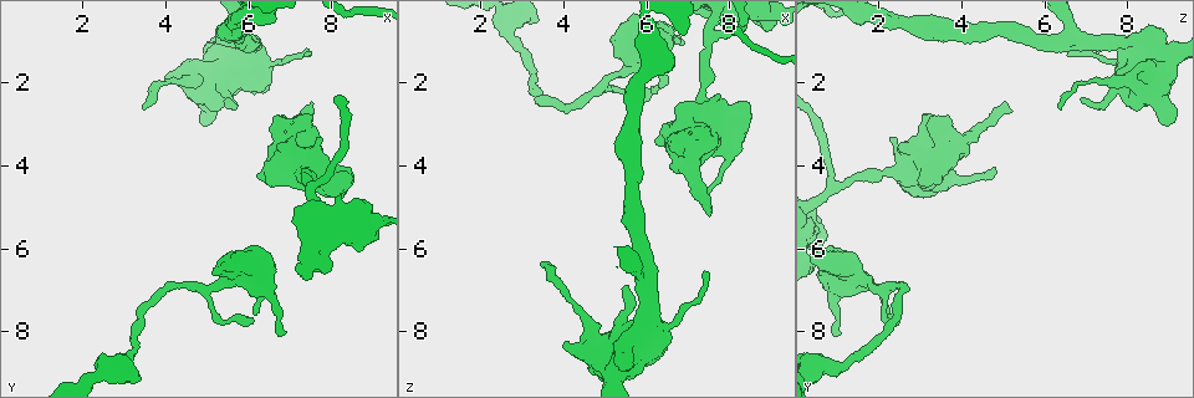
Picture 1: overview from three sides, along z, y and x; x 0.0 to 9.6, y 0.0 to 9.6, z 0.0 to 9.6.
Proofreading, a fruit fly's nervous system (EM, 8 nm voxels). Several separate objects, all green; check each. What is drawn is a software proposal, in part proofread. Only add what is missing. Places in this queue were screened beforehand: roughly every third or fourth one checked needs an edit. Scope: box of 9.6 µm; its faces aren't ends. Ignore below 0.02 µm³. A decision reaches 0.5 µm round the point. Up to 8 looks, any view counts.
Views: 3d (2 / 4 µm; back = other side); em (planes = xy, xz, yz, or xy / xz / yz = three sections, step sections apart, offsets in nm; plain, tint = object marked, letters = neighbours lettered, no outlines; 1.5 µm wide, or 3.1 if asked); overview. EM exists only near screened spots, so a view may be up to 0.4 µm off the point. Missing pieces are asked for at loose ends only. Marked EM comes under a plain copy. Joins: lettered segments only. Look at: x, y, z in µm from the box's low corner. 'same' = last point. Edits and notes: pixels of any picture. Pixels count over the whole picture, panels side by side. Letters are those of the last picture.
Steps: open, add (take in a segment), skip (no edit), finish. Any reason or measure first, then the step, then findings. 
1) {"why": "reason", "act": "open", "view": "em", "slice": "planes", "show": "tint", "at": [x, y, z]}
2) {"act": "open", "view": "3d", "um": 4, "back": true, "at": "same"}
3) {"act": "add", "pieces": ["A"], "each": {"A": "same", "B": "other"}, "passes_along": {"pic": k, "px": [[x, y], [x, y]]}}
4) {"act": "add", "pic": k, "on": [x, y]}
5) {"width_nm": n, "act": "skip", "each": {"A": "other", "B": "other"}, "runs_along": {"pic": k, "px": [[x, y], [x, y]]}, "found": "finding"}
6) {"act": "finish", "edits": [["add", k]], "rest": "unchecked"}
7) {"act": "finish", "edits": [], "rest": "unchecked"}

{"why": "thin end", "act": "open", "view": "3d", "um": 4, "at": [7.40, 1.40, 6.55]}

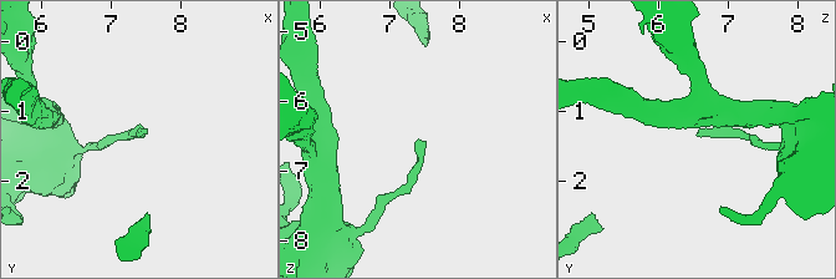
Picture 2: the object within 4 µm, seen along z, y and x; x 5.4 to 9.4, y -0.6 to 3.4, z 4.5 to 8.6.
{"act": "open", "view": "em", "slice": "planes", "show": "tint", "at": [7.40, 1.40, 6.55]}

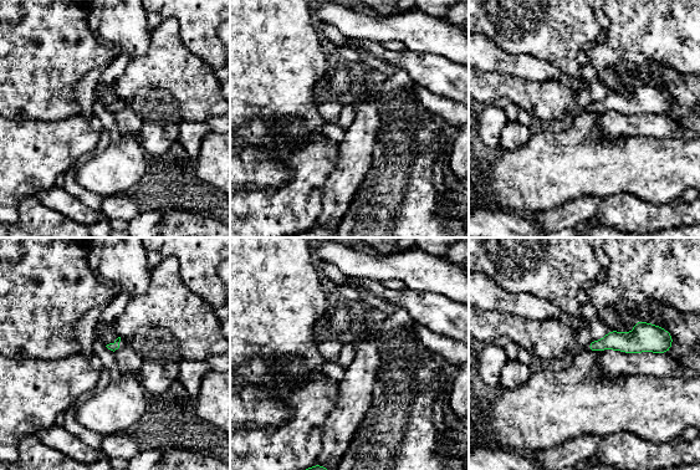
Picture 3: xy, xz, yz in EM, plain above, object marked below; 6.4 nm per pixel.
{"act": "open", "view": "em", "slice": "planes", "show": "letters", "at": "same"}

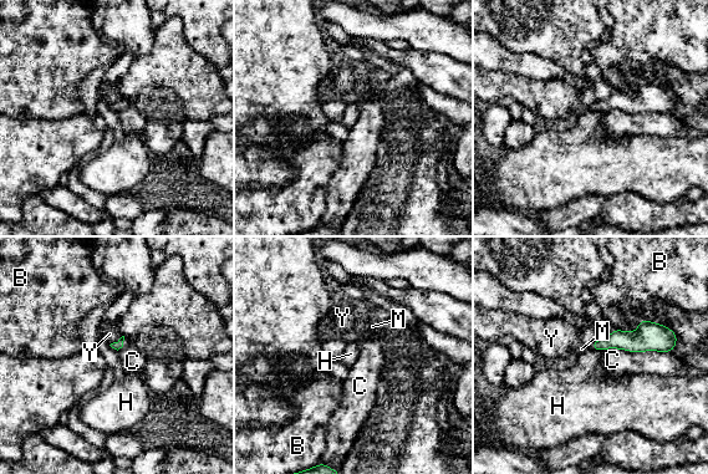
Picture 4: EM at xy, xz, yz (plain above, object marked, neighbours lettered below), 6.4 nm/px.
{"act": "add", "pieces": ["M"], "each": {"B": "other", "C": "other", "H": "other", "M": "same", "Y": "other"}, "passes_along": {"pic": 4, "px": [[117, 345], [123, 340], [128, 340]]}, "found": "the neuron continues"}

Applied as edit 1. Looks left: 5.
{"why": "redraw", "act": "open", "view": "overview"}

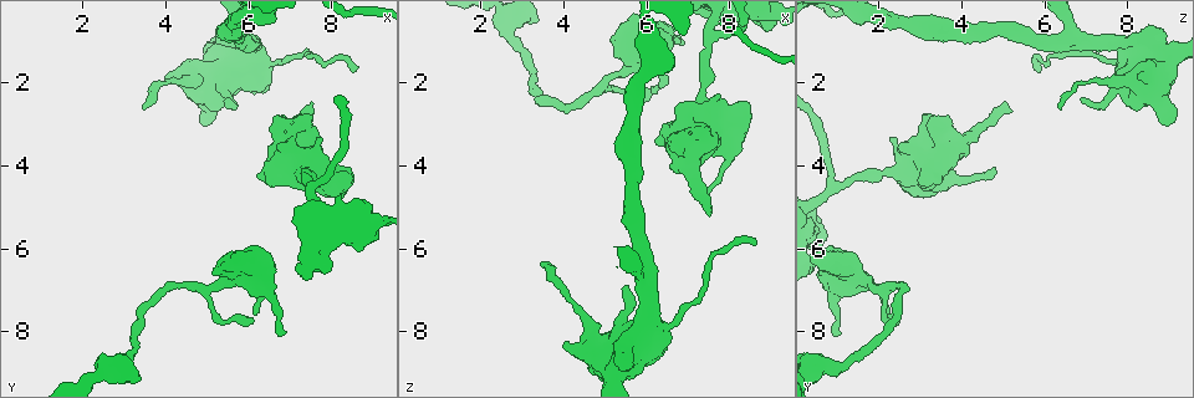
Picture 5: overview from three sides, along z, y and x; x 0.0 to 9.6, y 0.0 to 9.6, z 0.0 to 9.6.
{"why": "free end", "act": "open", "view": "em", "slice": "planes", "show": "letters", "at": [7.50, 2.45, 5.00]}

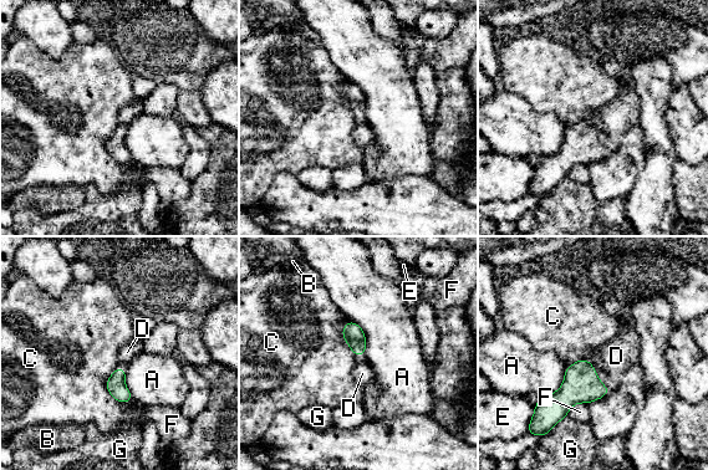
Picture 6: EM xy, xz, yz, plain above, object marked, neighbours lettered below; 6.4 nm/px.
{"longest_contact_nm": ["A", 260], "act": "add", "pieces": ["D"], "each": {"A": "other", "B": "other", "C": "other", "D": "same", "E": "other", "F": "other", "G": "other"}, "passes_along": {"pic": 6, "px": [[580, 384], [599, 379], [616, 356]]}, "found": "the neuron continues"}

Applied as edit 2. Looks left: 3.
{"act": "finish", "edits": [["add", 4], ["add", 6]], "rest": "unchecked"}

